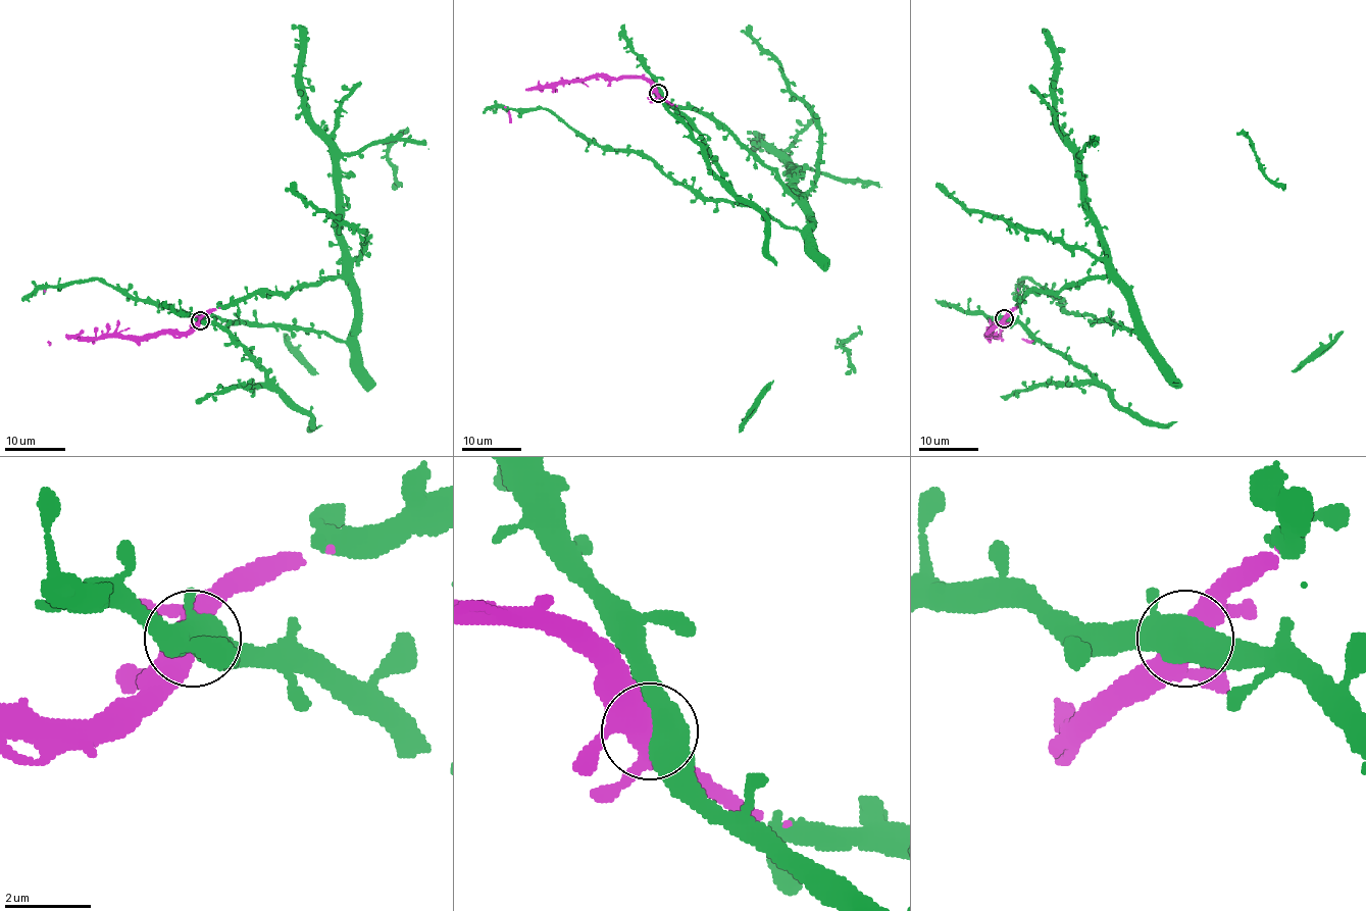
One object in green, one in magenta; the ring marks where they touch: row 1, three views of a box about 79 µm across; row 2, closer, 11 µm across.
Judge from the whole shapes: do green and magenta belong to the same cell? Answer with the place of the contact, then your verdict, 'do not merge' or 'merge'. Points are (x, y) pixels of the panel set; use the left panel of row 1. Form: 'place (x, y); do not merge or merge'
place (200, 320); merge

